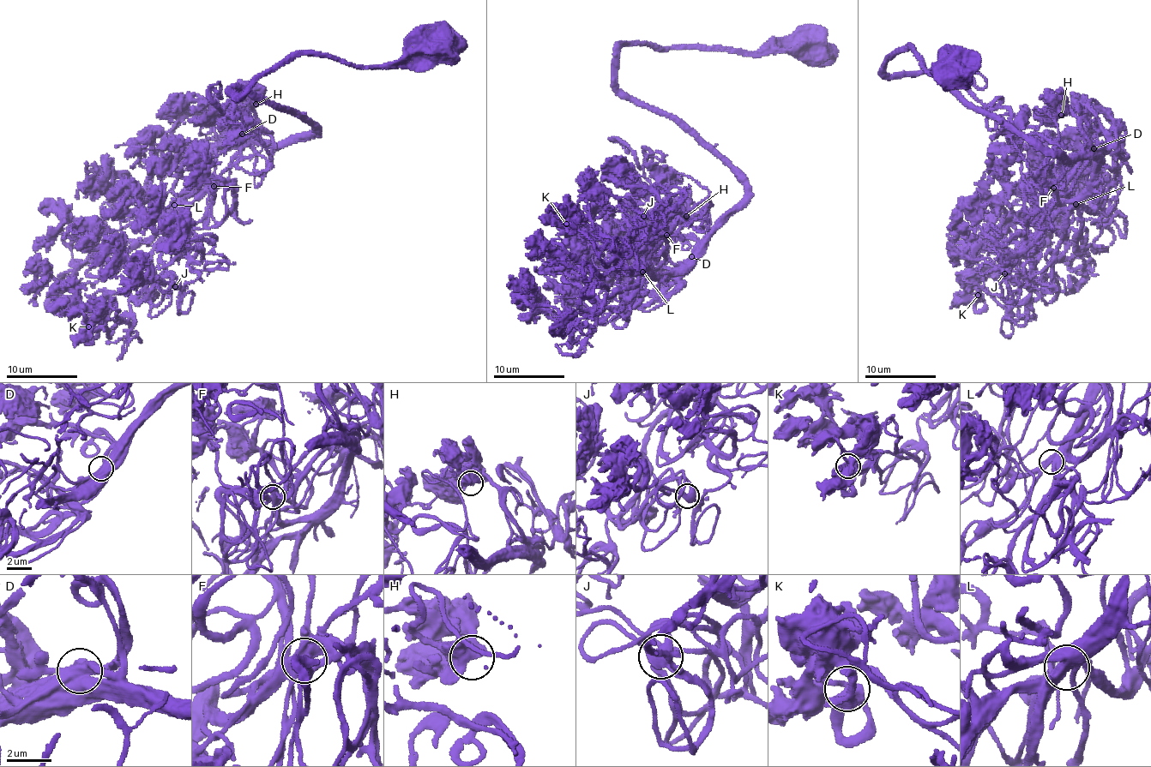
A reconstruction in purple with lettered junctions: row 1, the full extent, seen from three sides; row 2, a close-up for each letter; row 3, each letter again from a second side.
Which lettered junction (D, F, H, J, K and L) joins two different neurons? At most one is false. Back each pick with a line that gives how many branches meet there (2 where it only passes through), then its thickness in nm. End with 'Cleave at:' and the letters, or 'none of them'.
Cleave at: none of them

